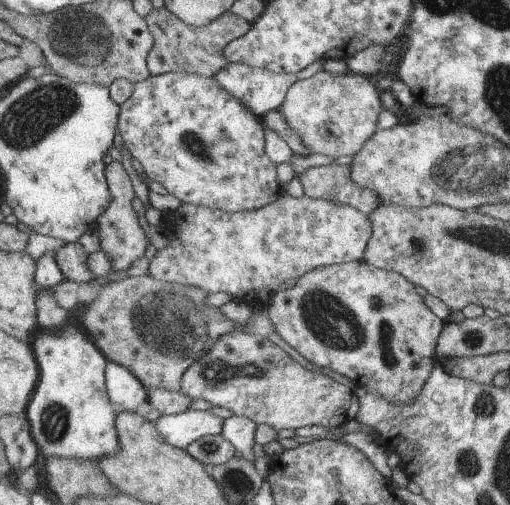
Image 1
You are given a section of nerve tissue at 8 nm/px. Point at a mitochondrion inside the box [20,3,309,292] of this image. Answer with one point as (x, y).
(86, 38)

